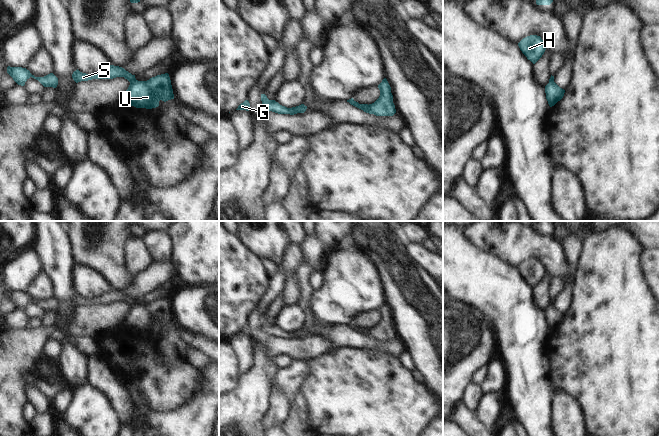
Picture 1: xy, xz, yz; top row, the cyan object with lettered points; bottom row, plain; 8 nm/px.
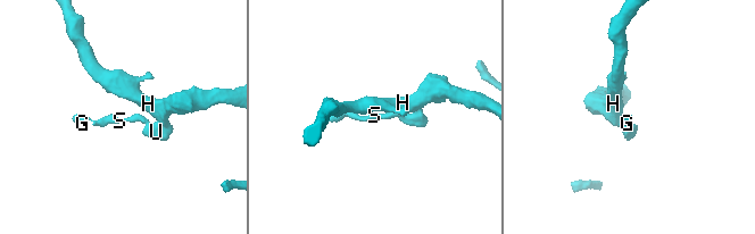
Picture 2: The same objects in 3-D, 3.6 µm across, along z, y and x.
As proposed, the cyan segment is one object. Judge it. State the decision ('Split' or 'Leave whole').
Split.

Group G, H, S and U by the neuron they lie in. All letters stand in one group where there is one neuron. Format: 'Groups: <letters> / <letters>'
Groups: G S / H U.

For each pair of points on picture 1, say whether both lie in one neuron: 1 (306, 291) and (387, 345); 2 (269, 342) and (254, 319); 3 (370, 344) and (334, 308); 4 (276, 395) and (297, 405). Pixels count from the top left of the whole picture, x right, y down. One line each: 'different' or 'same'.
1: same
2: same
3: different
4: different

